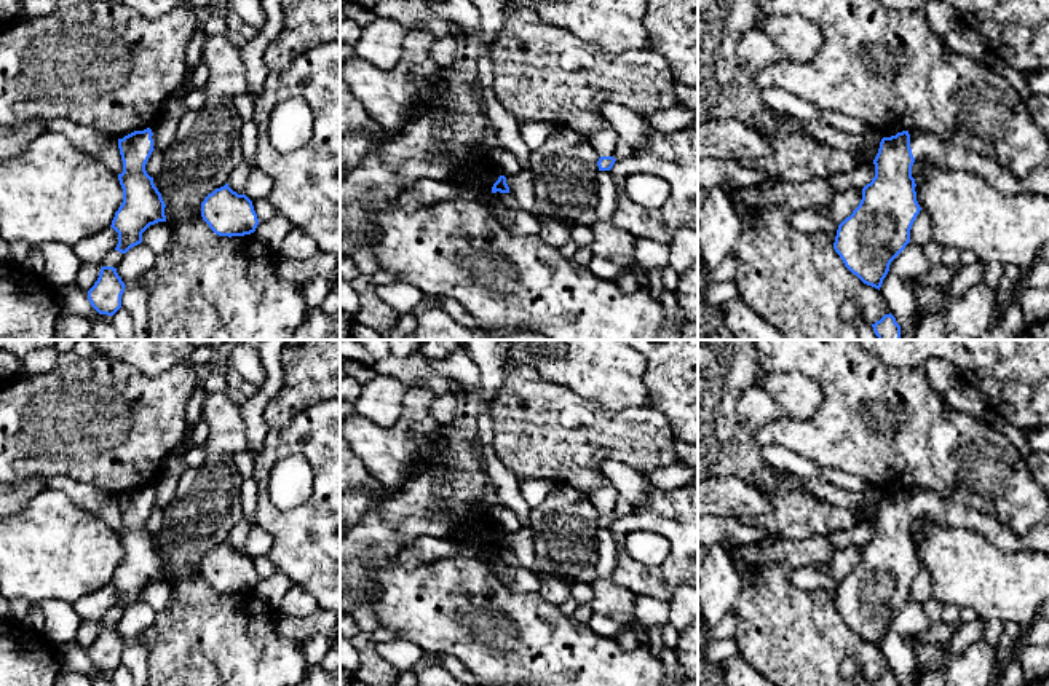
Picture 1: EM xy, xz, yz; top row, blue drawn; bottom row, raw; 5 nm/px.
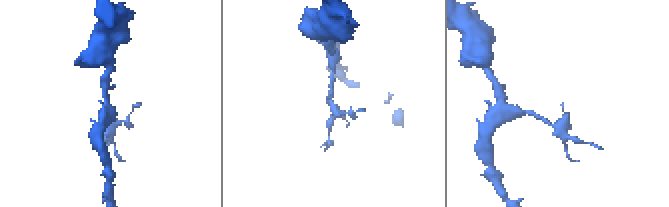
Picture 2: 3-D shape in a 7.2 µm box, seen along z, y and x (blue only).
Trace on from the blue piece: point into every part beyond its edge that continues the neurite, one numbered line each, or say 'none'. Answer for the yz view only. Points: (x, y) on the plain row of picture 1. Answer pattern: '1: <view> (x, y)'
1: yz (938, 509)

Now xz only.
1: xz (506, 567)

